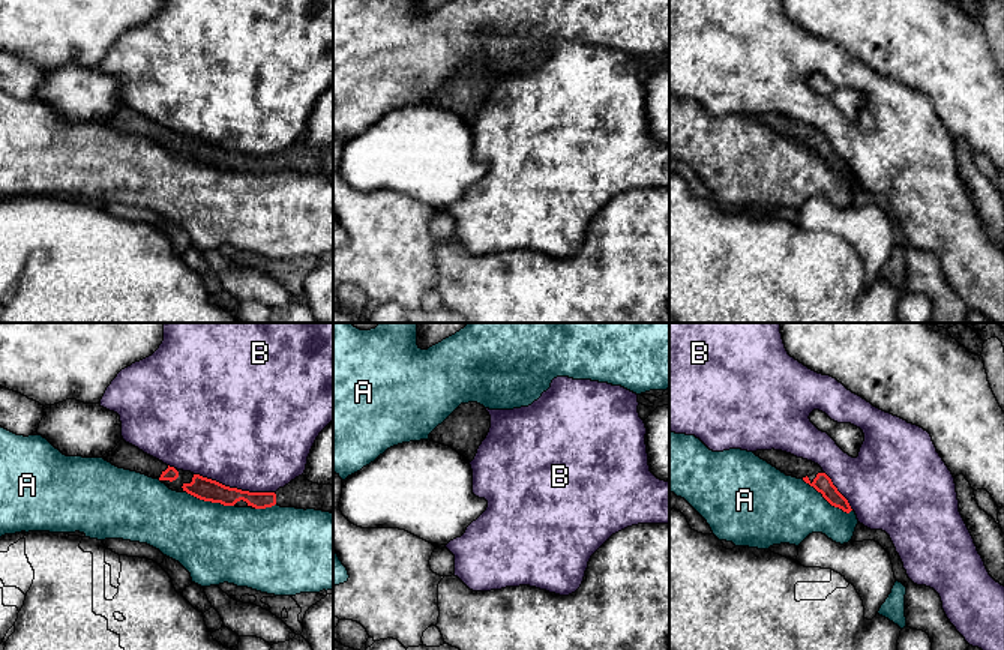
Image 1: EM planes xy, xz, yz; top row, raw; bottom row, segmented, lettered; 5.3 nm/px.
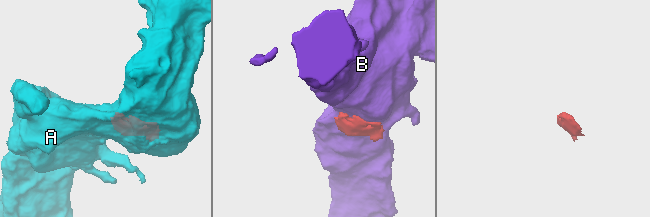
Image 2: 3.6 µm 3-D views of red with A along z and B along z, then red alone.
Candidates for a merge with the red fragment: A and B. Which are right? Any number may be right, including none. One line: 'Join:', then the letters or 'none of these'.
Join: none of these

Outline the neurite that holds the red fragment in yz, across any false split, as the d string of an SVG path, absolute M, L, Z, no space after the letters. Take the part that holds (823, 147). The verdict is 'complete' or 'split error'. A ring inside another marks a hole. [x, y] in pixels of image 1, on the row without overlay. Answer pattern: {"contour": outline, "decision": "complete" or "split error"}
{"contour": "M774 113L756 114L753 117L786 140L803 143L806 147L821 156L831 170L839 171L846 177L852 174L848 164L837 155L831 143L818 128Z", "decision": "split error"}

